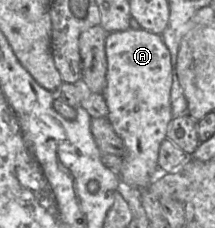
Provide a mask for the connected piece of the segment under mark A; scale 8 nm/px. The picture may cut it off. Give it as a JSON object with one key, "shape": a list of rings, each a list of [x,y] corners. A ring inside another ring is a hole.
{"shape":[[[128,28],[108,33],[106,86],[102,93],[108,108],[107,119],[122,139],[124,155],[118,172],[122,182],[140,190],[147,188],[158,166],[158,154],[172,117],[171,55],[161,35],[143,28]]]}

